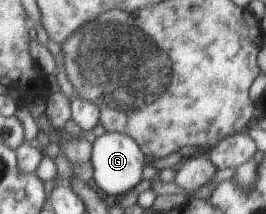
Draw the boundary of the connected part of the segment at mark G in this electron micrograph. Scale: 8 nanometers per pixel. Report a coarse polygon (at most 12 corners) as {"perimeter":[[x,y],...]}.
{"perimeter":[[126,133],[92,143],[94,188],[124,194],[142,180],[143,150]]}

